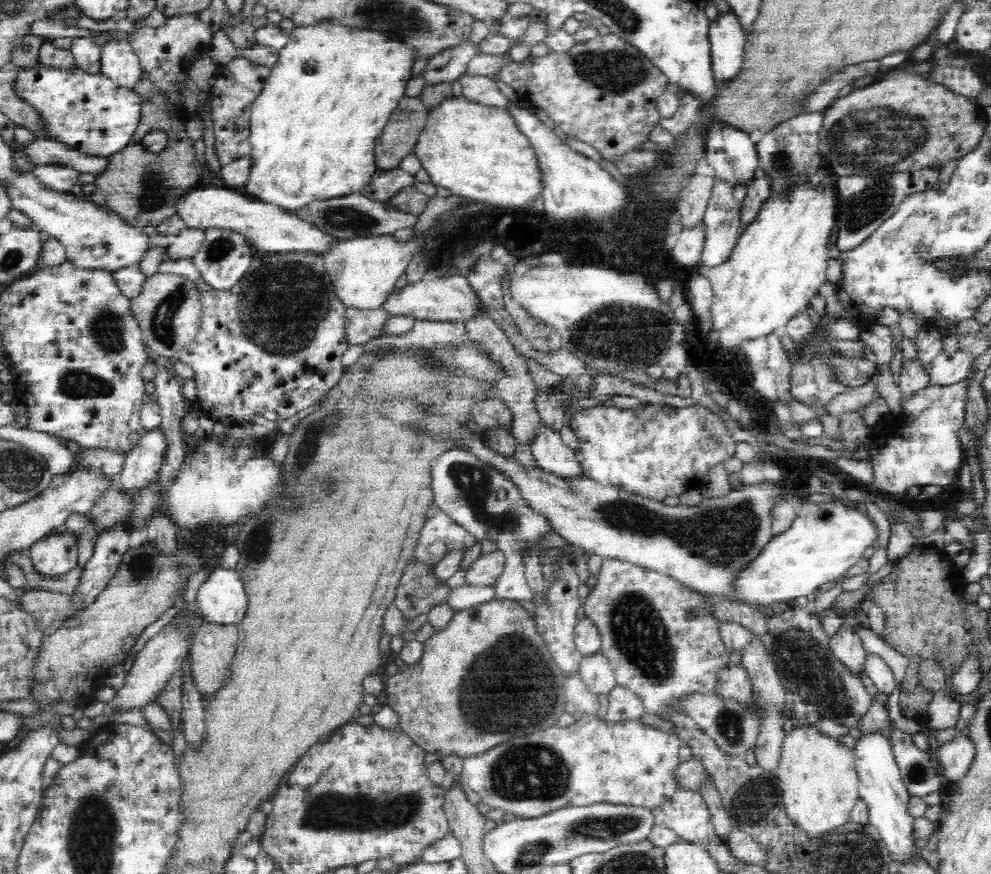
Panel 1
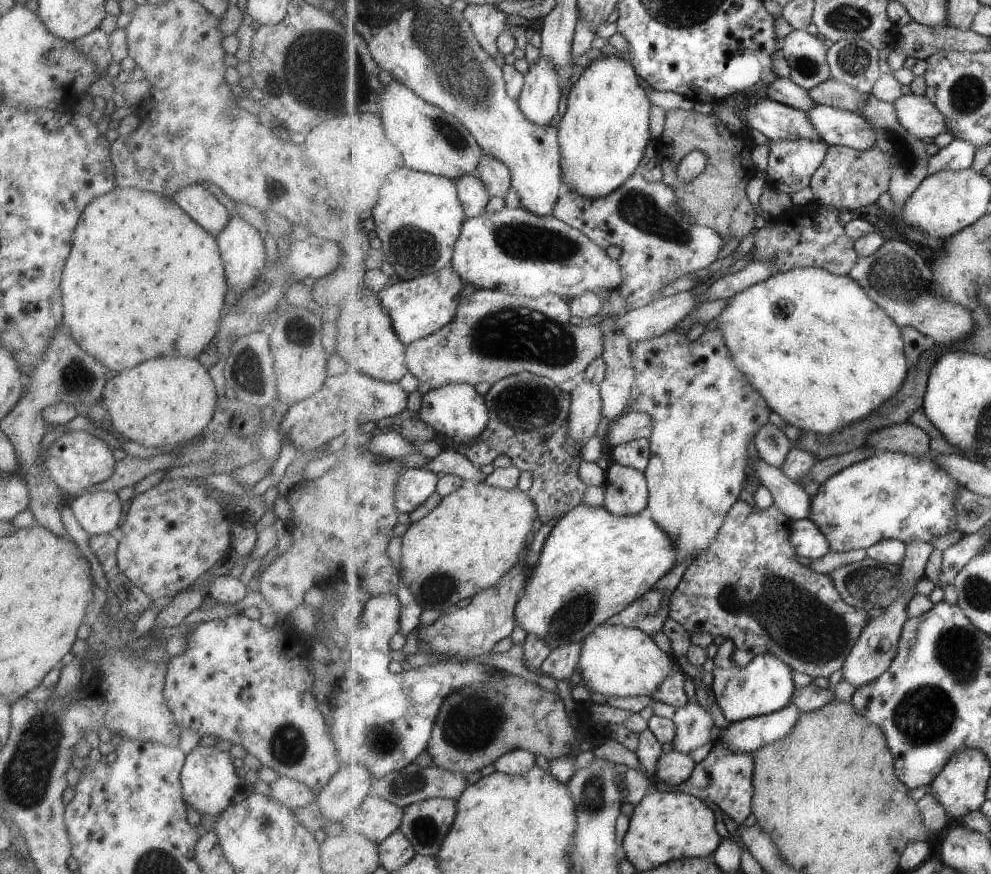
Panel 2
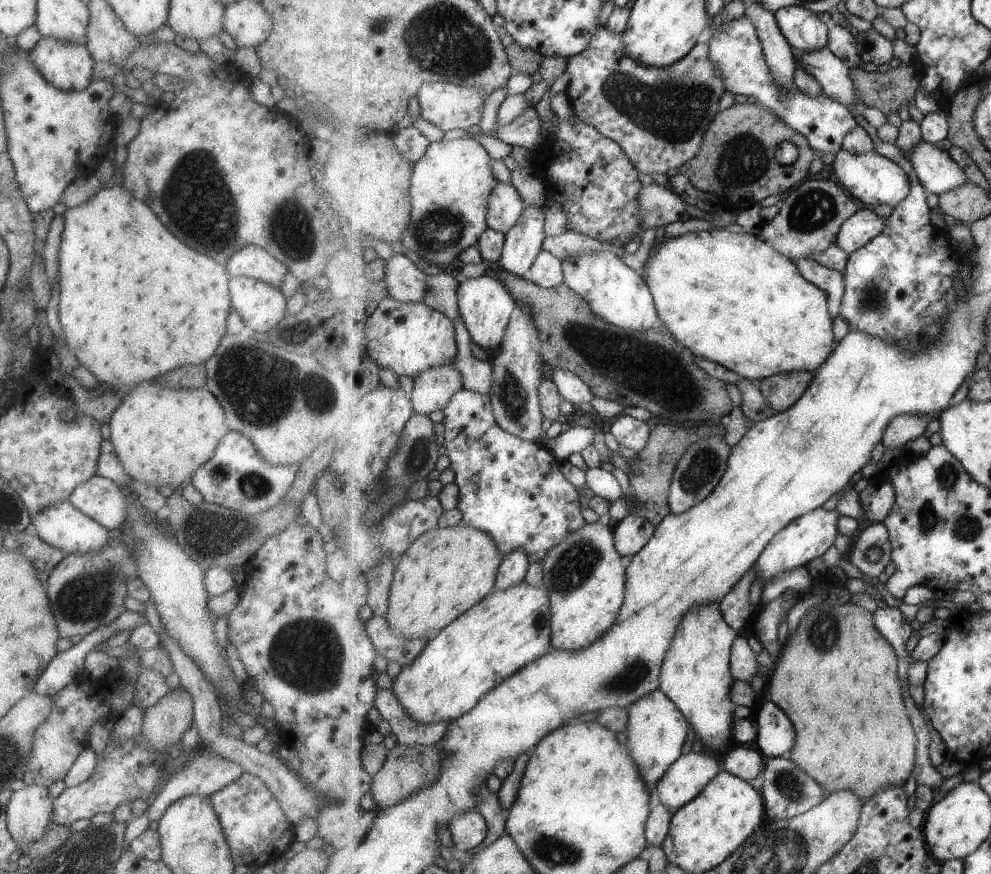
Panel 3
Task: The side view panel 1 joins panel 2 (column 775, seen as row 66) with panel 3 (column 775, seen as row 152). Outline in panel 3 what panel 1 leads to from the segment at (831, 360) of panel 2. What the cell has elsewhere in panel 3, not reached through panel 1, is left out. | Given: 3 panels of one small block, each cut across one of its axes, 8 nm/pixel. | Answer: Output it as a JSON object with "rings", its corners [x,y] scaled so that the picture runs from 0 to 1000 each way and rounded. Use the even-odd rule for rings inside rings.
{"rings":[[[726,261],[670,270],[661,284],[661,293],[657,286],[657,294],[648,309],[660,335],[667,372],[672,371],[703,408],[760,435],[804,423],[824,426],[845,398],[835,334],[815,322],[802,299],[782,286],[769,271]]]}

